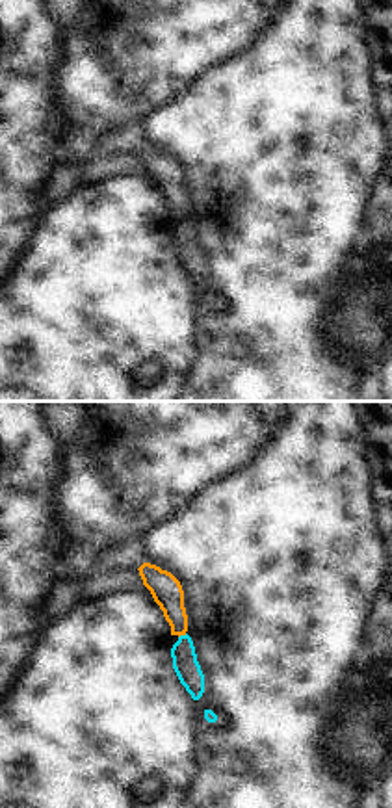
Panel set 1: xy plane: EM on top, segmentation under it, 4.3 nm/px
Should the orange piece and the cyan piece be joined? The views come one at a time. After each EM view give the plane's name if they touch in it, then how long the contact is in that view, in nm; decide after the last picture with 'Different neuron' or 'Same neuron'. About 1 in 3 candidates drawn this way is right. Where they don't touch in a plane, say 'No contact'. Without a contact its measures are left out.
Touches orange in xy. Shared border 40 nm.

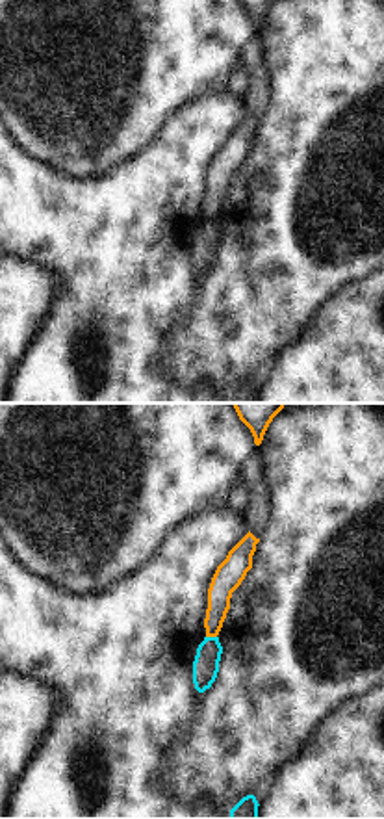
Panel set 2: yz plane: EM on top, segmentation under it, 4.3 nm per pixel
Touches orange in yz. Shared border 50 nm.

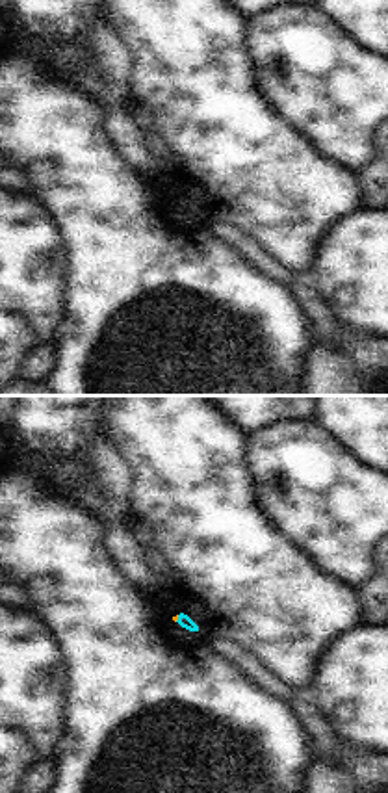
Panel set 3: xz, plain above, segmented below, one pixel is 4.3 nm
Touches orange in xz. Shared border 40 nm.

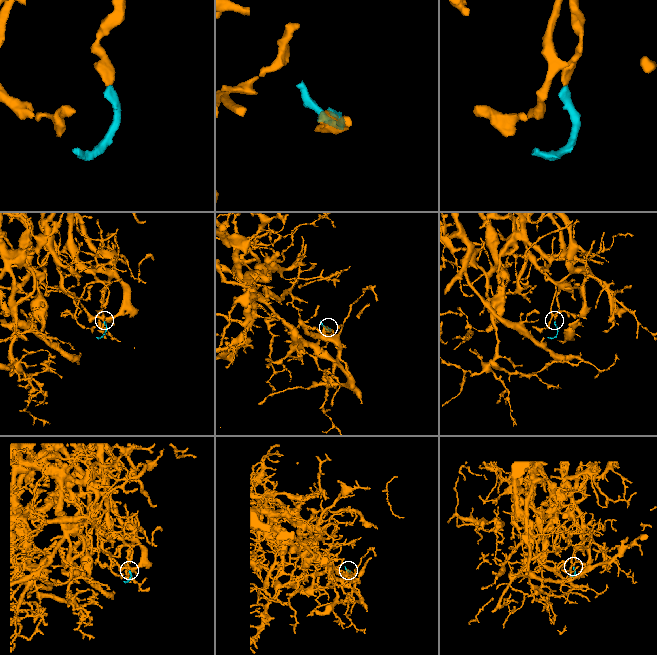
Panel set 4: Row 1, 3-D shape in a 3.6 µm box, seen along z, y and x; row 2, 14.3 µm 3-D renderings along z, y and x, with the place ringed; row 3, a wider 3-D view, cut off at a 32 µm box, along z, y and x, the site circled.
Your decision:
Different neuron.

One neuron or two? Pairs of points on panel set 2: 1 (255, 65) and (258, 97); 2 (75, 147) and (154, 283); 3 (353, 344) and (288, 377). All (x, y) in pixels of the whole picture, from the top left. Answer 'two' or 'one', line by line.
1: one
2: two
3: one

